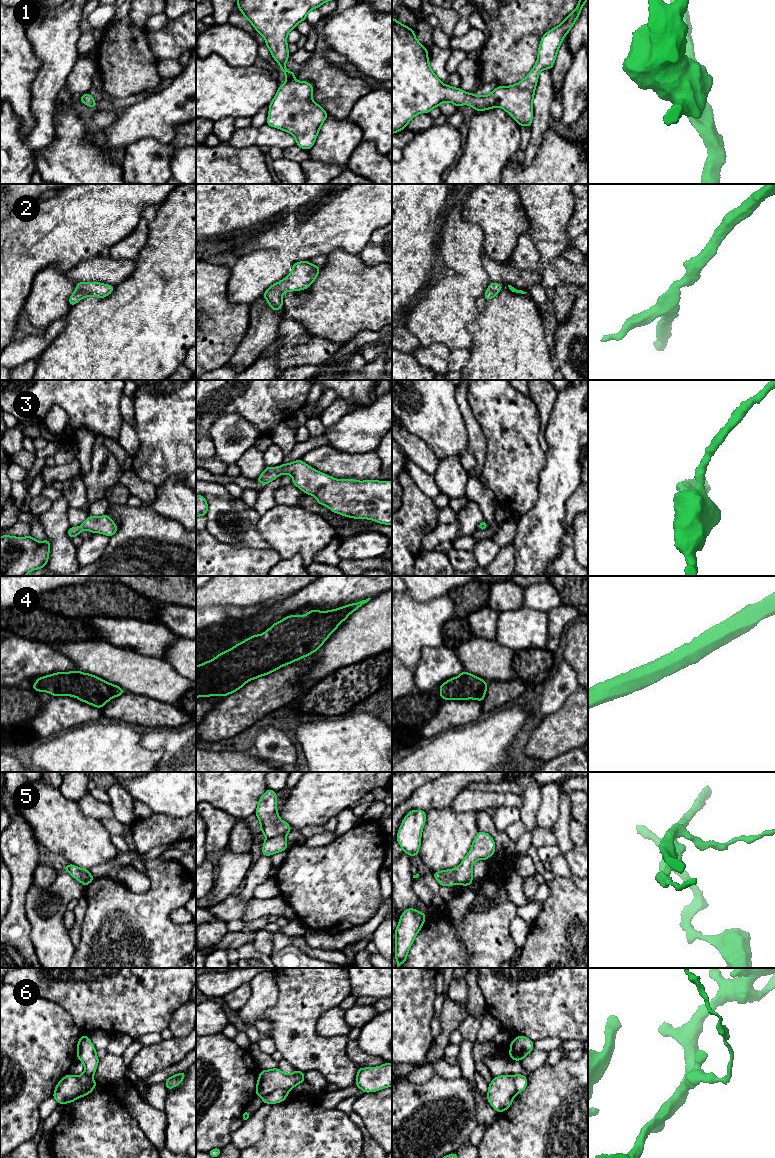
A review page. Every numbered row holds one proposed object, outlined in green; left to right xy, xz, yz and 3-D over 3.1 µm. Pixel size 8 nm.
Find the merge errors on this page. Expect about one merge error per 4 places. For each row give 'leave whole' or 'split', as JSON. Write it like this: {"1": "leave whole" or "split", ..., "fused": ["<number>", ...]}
{"1": "leave whole", "2": "leave whole", "3": "leave whole", "4": "leave whole", "5": "split", "6": "split", "fused": ["5", "6"]}

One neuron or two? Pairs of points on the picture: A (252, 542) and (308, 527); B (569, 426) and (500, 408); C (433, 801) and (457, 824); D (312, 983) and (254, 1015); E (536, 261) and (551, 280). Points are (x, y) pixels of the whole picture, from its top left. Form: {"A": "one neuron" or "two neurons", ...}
{"A": "two neurons", "B": "two neurons", "C": "two neurons", "D": "two neurons", "E": "one neuron"}

